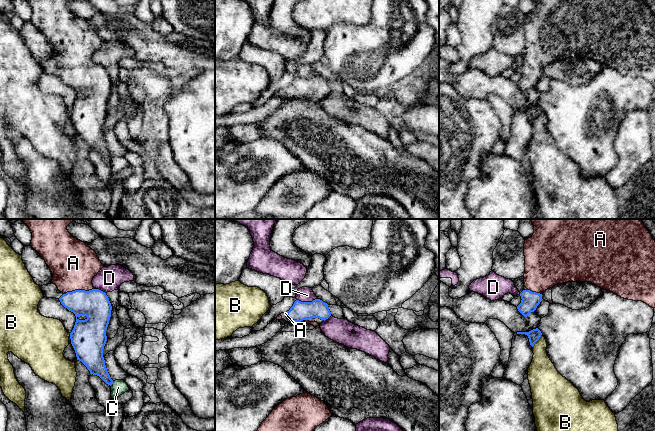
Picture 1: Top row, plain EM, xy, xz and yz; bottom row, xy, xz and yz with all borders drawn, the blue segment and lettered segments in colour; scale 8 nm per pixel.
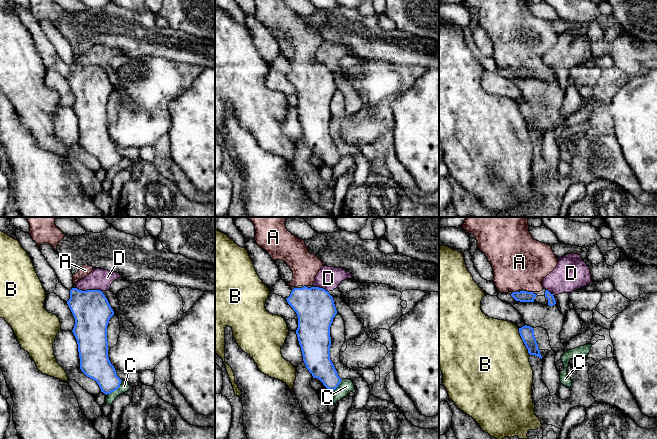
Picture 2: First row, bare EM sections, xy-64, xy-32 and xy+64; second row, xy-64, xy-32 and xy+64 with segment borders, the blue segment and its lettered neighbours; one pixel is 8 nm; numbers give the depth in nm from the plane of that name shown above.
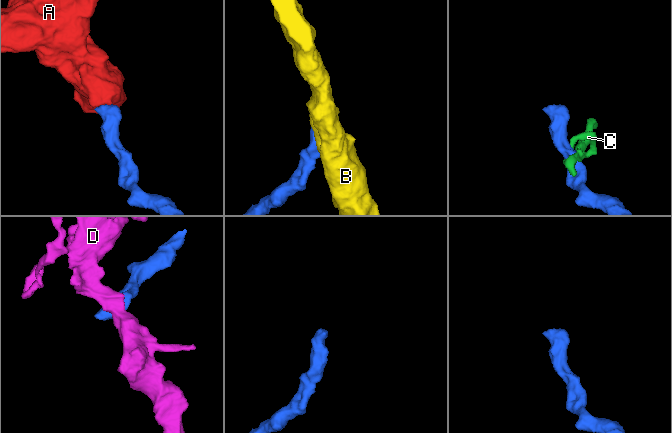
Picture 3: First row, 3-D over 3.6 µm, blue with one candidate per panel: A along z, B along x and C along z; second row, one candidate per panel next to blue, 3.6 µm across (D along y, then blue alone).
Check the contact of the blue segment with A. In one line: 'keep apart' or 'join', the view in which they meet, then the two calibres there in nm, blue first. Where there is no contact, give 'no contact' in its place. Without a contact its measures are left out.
join | xy | 240/380 nm

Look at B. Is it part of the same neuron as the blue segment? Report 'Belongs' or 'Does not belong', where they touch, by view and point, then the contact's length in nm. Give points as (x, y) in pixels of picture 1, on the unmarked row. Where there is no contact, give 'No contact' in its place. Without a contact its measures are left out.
Does not belong. Touches blue at yz (538, 115). Shared border 130 nm

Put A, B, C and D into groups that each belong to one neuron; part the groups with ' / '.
A / B / C D

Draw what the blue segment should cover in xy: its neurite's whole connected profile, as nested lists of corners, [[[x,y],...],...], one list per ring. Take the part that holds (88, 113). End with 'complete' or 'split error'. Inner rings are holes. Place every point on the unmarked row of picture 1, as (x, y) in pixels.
[[[26,0],[31,9],[30,22],[36,26],[49,42],[55,60],[63,71],[61,80],[76,92],[76,98],[70,109],[71,120],[77,136],[81,137],[90,150],[99,152],[106,160],[112,161],[103,133],[107,117],[106,106],[111,93],[112,82],[105,68],[95,65],[93,54],[104,43],[97,30],[87,19],[74,14],[67,6],[69,0]]]; split error

